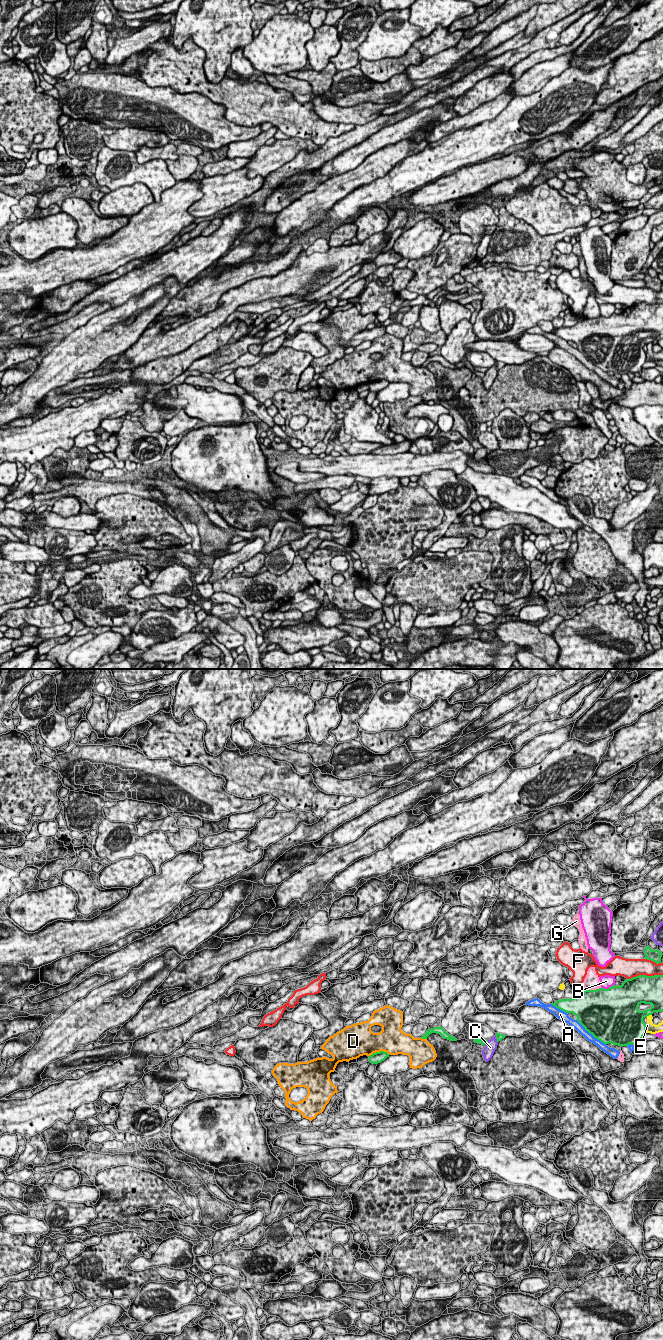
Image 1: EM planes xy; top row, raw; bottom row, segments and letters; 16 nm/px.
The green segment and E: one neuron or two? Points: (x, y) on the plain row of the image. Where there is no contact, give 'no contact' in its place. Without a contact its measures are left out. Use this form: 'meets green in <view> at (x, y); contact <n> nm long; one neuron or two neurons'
meets green in xy at (645, 356); contact 140 nm long; two neurons

